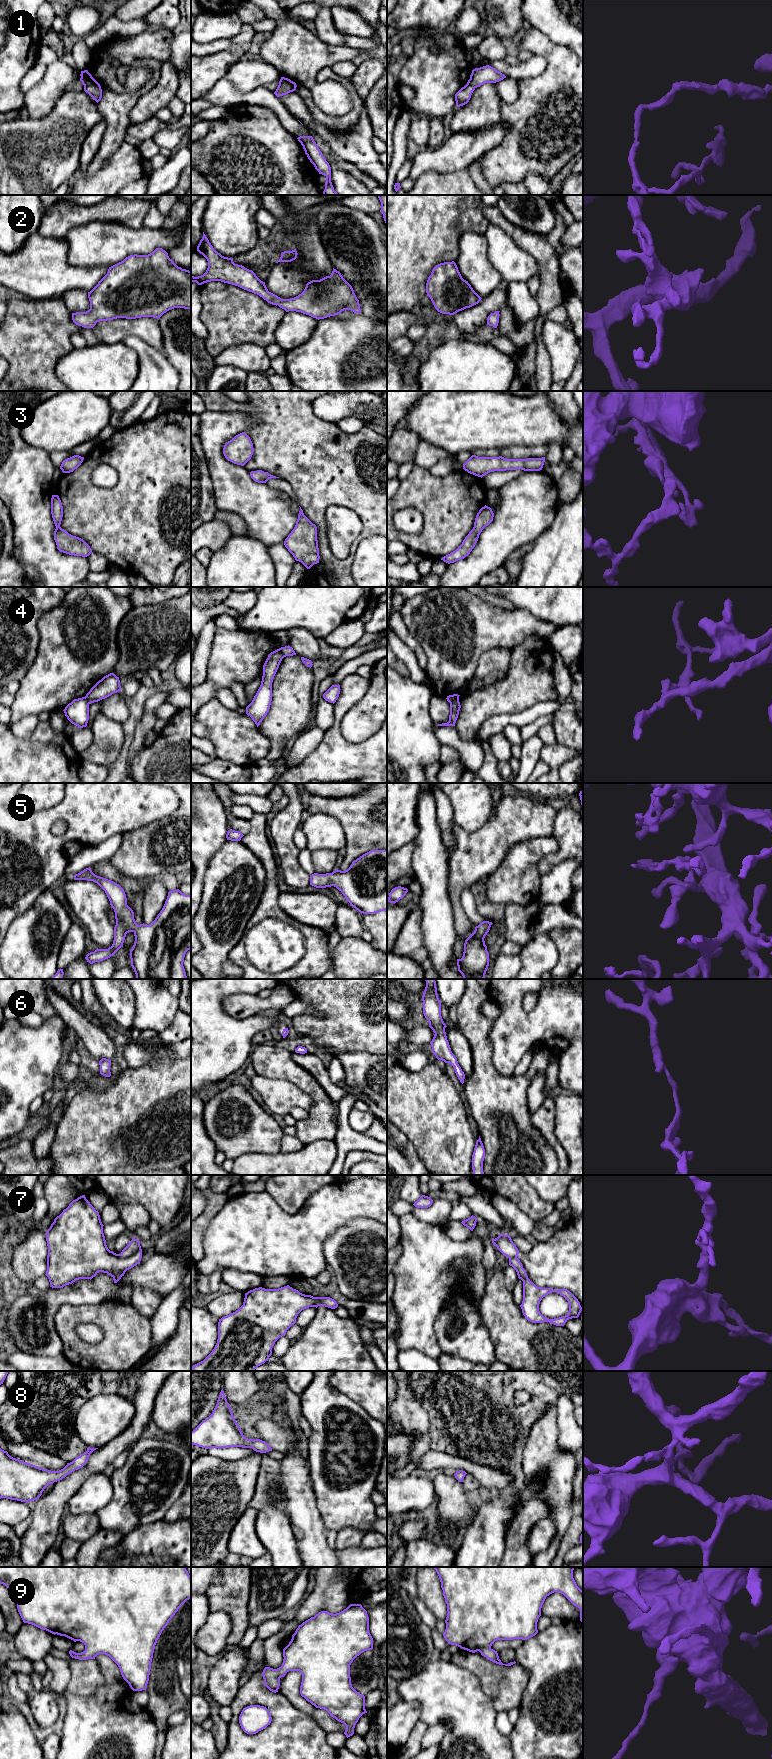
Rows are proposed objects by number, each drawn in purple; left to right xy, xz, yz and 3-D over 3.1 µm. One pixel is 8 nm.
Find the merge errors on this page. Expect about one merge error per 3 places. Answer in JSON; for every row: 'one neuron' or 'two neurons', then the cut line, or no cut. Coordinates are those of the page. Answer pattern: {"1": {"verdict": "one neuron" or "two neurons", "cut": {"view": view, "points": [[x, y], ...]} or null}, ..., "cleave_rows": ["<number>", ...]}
{"1": {"verdict": "one neuron", "cut": null}, "2": {"verdict": "one neuron", "cut": null}, "3": {"verdict": "one neuron", "cut": null}, "4": {"verdict": "two neurons", "cut": {"view": "yz", "points": [[458, 696], [450, 703]]}}, "5": {"verdict": "one neuron", "cut": null}, "6": {"verdict": "one neuron", "cut": null}, "7": {"verdict": "two neurons", "cut": {"view": "xy", "points": [[141, 1249], [128, 1256], [121, 1256], [119, 1254]]}}, "8": {"verdict": "one neuron", "cut": null}, "9": {"verdict": "one neuron", "cut": null}, "cleave_rows": ["4", "7"]}

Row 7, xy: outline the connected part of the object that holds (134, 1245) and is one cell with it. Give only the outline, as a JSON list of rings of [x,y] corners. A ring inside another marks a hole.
[[[132,1238],[130,1243],[122,1250],[120,1255],[123,1257],[129,1257],[139,1250],[141,1250],[140,1241]]]

